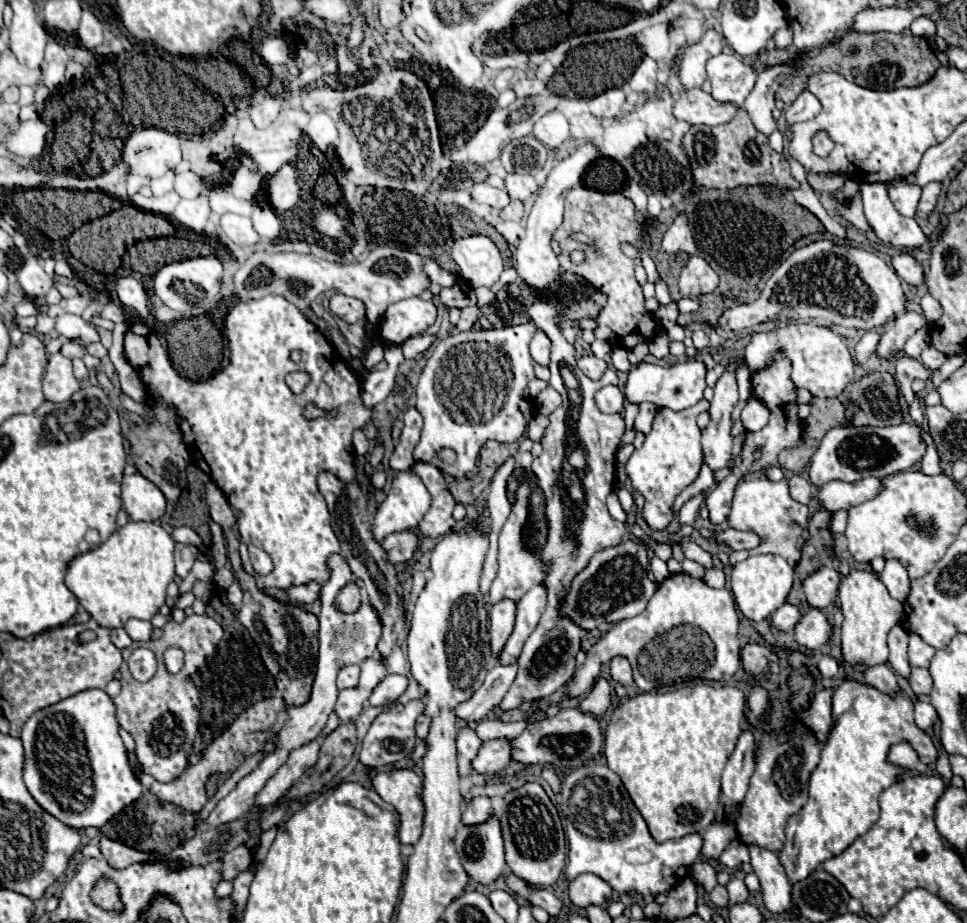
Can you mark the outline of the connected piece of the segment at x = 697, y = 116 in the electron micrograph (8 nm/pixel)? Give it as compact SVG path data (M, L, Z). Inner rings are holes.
M692 88L684 90L684 94L676 100L672 114L676 120L684 120L688 124L718 126L732 120L736 110L738 108L734 104L720 104L700 88Z

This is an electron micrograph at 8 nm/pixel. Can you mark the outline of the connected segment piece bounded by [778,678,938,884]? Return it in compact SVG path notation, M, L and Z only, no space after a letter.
M846 678L834 692L832 720L834 720L834 726L828 734L826 744L822 746L820 764L816 766L816 770L810 776L808 802L802 806L802 810L798 814L788 818L786 842L778 854L780 864L786 868L788 880L792 884L804 880L824 860L828 860L836 854L842 854L844 848L848 848L858 836L868 832L868 828L872 828L872 824L878 820L880 792L886 790L892 782L896 782L906 772L906 768L900 768L888 760L888 752L894 744L908 742L916 750L920 762L924 762L924 764L936 762L936 756L938 756L938 750L936 750L932 738L914 724L914 704L908 696L904 696L904 692L900 688L894 694L882 694L878 688L872 688L872 686L866 686L852 678Z

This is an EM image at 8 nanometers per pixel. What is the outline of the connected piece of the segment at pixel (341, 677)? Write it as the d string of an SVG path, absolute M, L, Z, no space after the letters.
M344 666L344 668L338 672L338 688L340 688L340 690L350 688L350 684L358 680L358 674L360 674L360 668L358 668L358 666Z

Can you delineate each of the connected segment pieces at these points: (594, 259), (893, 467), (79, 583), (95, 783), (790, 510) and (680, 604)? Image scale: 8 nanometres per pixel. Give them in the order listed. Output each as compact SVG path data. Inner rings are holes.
M602 156L602 158L596 158L588 167L583 176L583 182L588 188L574 188L568 192L564 222L554 232L554 240L562 244L562 252L558 256L560 268L564 272L574 272L582 276L598 292L608 296L606 306L596 316L594 336L606 342L616 342L616 346L634 348L640 342L652 340L656 334L662 332L662 328L656 322L656 318L644 308L644 296L642 296L642 288L638 280L634 278L632 258L624 256L624 252L620 250L620 242L636 244L638 234L640 234L638 224L634 220L634 204L624 194L618 194L626 186L626 174L624 174L624 168L616 160ZM572 232L584 232L588 238L594 240L594 244L590 246L590 244L580 244L580 242L570 240ZM574 248L586 254L586 262L580 266L574 266L568 258L570 250Z
M900 424L888 428L876 426L836 426L826 432L818 450L810 460L810 480L822 486L830 480L860 480L866 476L886 478L890 474L908 470L912 464L920 462L926 452L926 444L920 438L920 430L914 424Z
M128 520L126 526L118 528L106 542L100 546L74 556L66 568L66 586L76 596L78 604L102 626L102 628L120 628L126 620L150 620L158 608L164 604L166 586L174 578L174 546L172 536L154 522L136 522Z
M100 688L78 692L58 704L34 712L24 724L20 740L24 744L24 784L28 792L48 814L70 828L102 828L112 816L136 802L144 792L142 784L128 766L126 748L122 748L122 738L118 734L114 702Z
M760 476L754 480L744 480L736 486L728 526L734 530L752 530L764 538L764 542L754 550L754 554L780 554L786 558L790 566L796 566L800 558L800 550L796 544L806 524L808 524L808 506L792 500L788 478L770 482L768 478Z
M688 574L668 576L646 610L634 618L616 622L586 654L586 662L572 674L564 698L578 698L592 690L598 670L612 656L624 656L634 670L634 682L640 690L650 692L660 686L678 686L696 678L728 682L740 666L738 614L728 590L716 590L704 580ZM604 636L610 636L606 640ZM610 642L610 644L606 644Z

